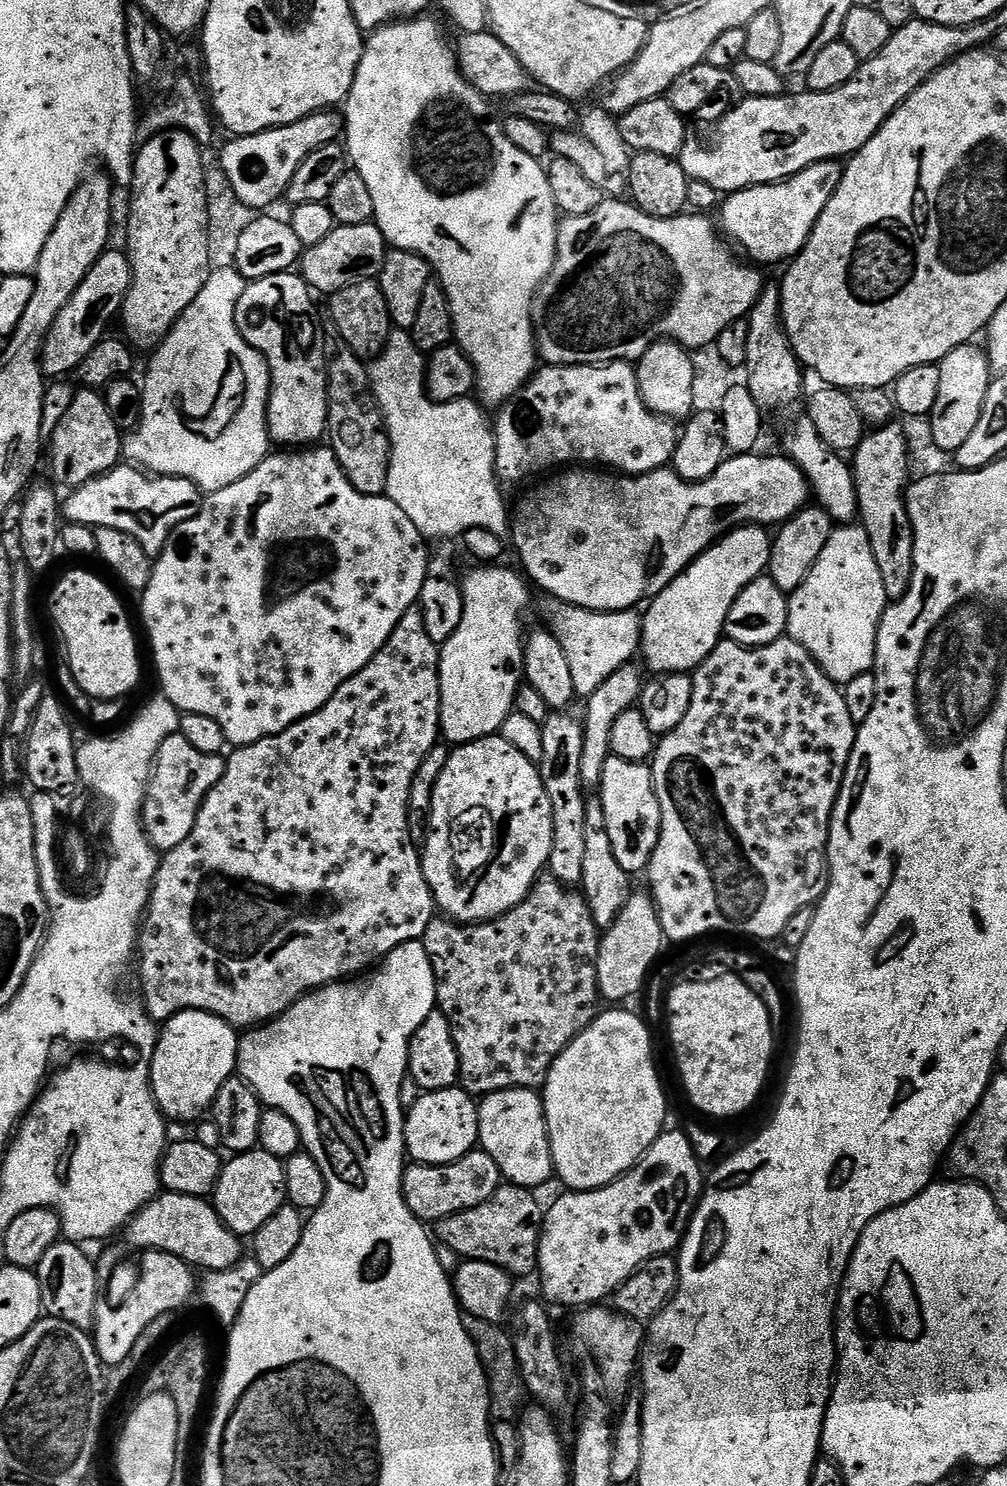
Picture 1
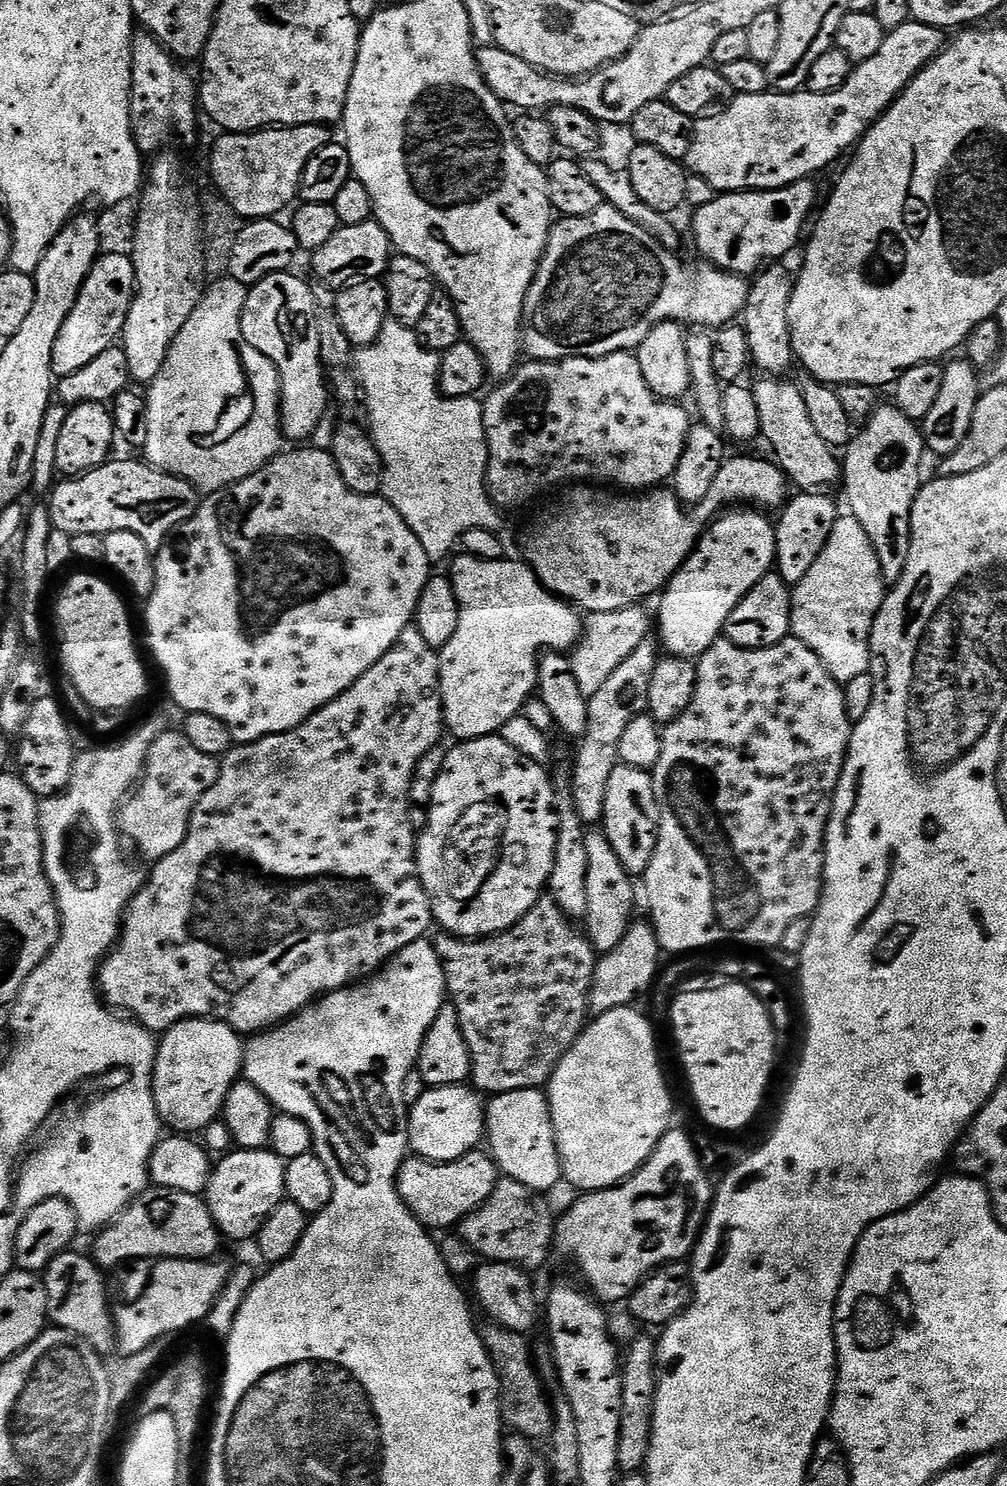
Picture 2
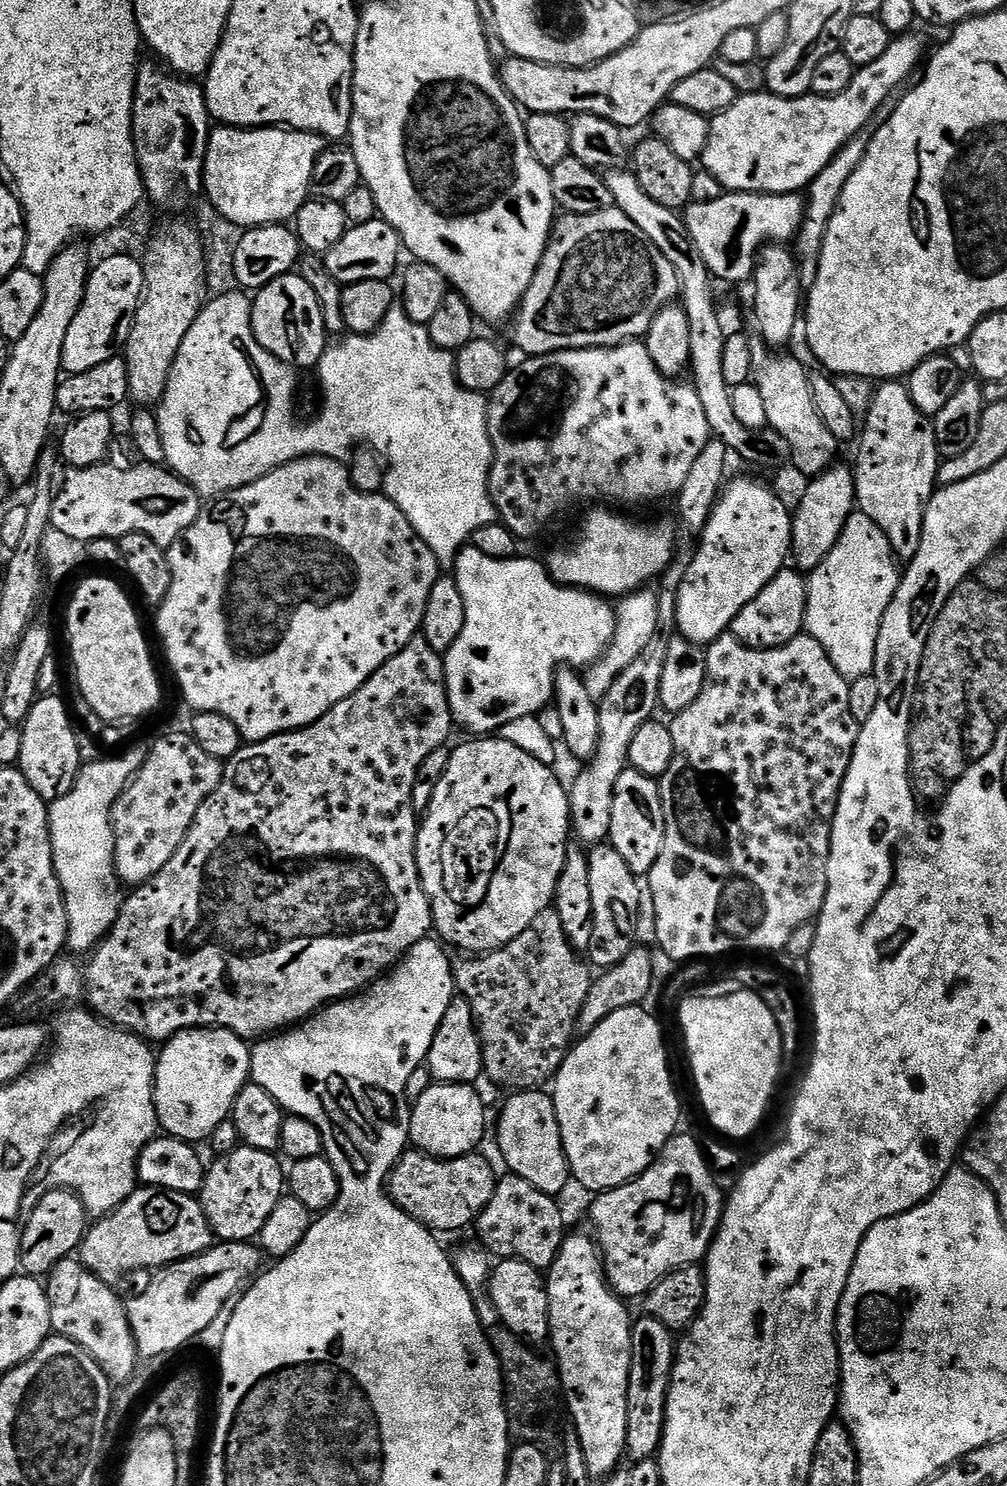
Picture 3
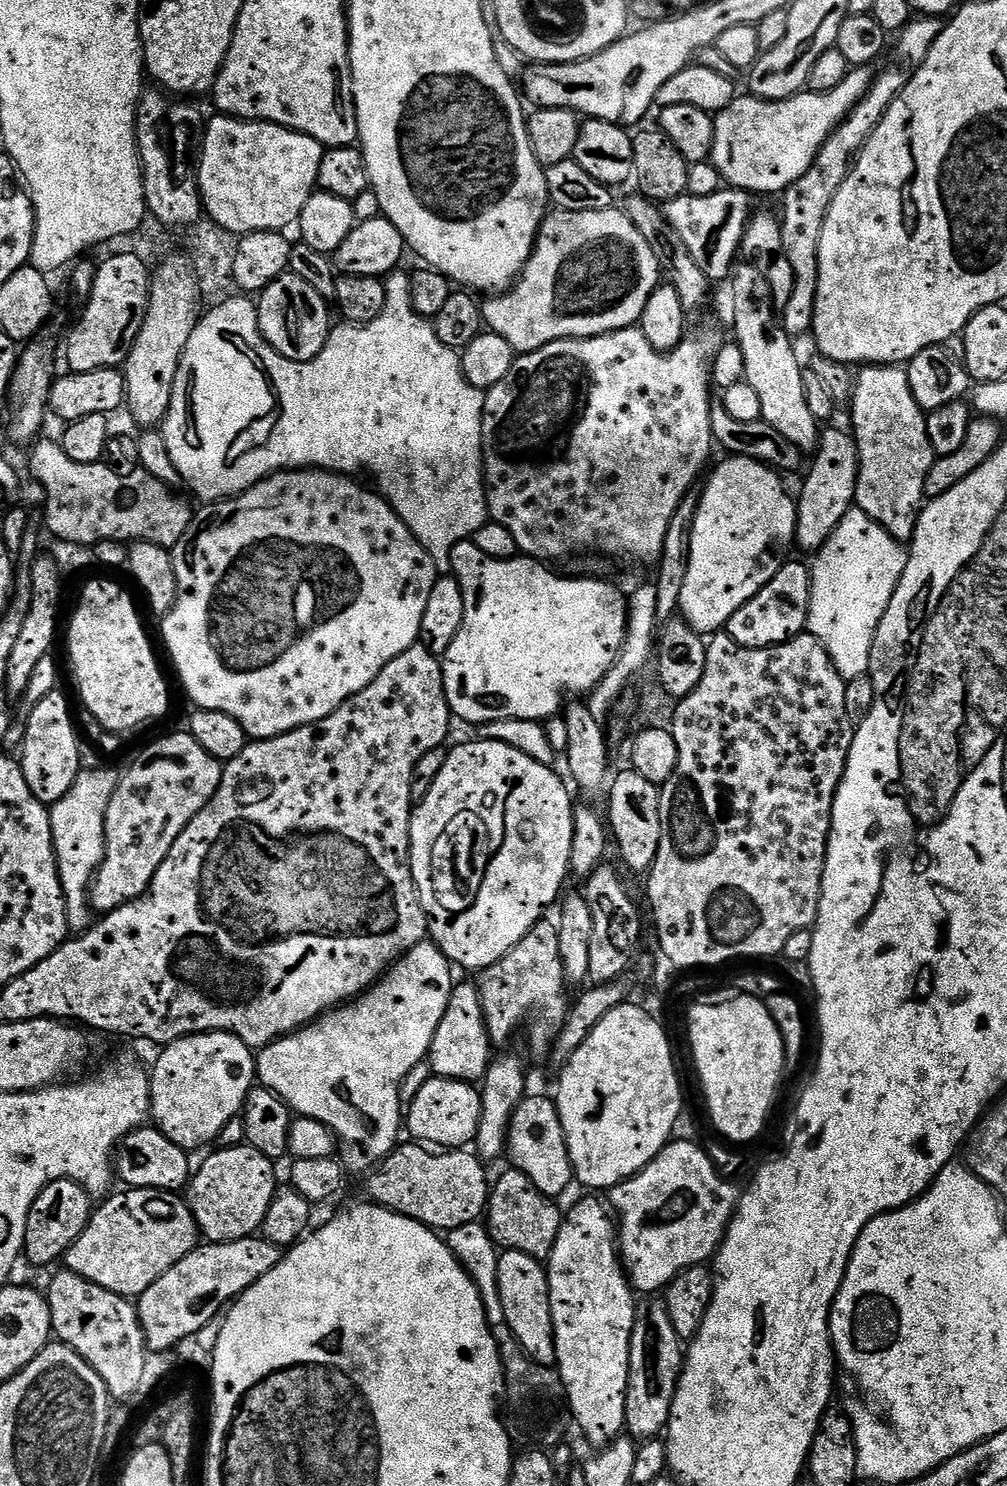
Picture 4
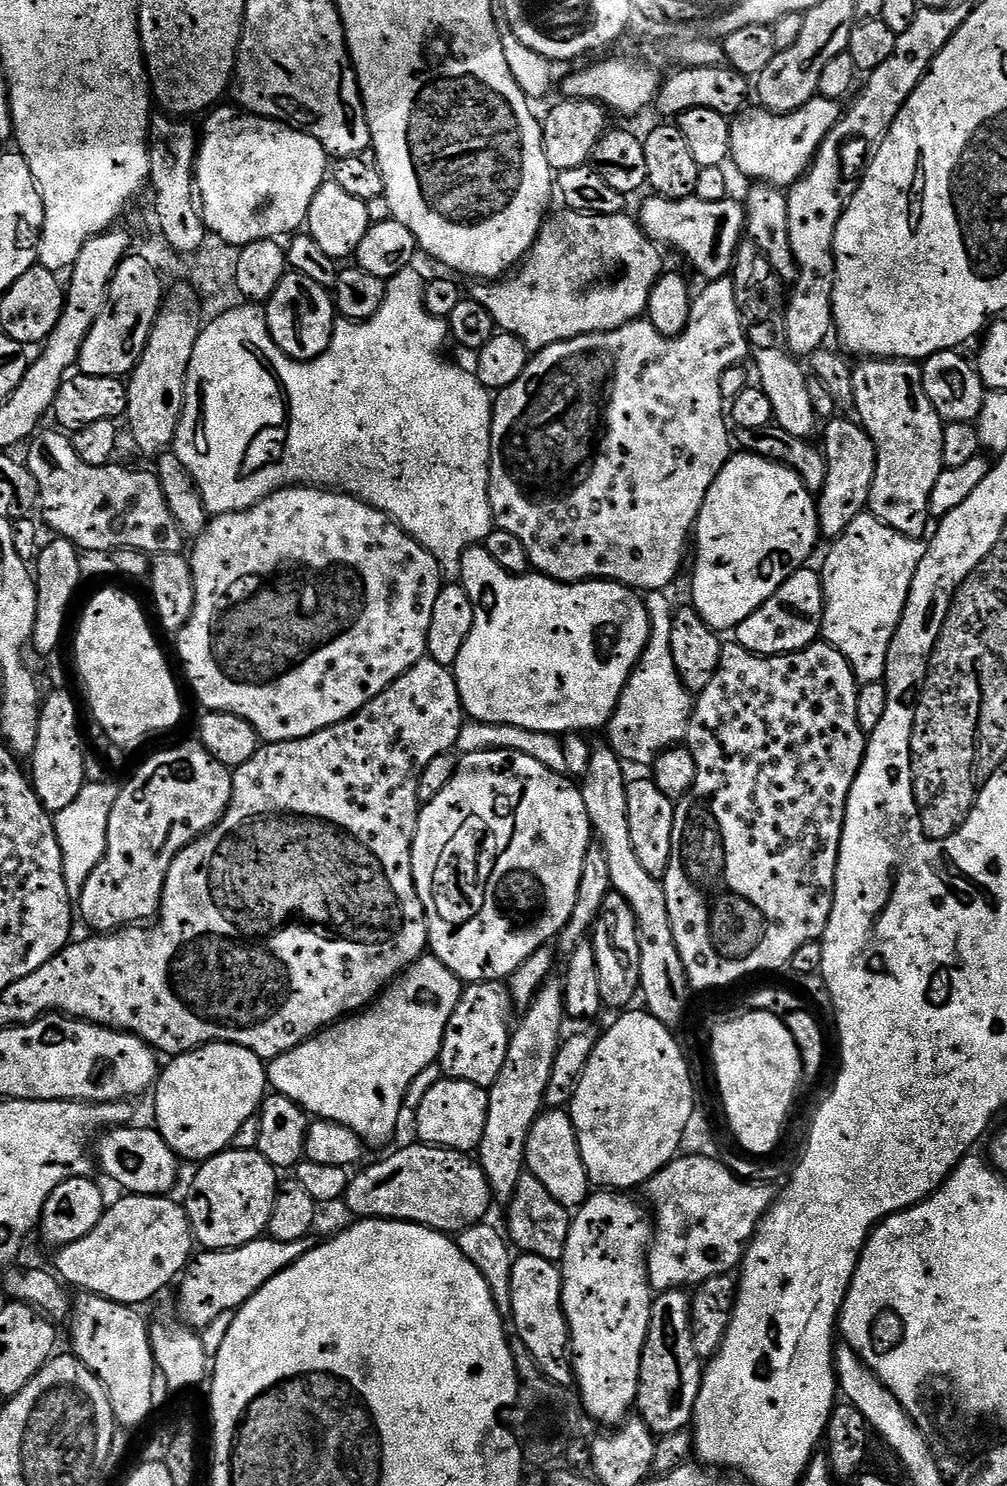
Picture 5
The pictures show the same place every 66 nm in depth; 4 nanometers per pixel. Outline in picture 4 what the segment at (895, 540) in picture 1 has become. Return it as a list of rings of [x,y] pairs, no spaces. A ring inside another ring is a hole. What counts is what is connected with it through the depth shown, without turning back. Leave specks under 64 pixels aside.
[[[868,366],[861,372],[855,377],[855,392],[850,401],[850,428],[856,438],[856,448],[860,451],[860,474],[859,482],[856,483],[855,507],[874,518],[874,522],[883,526],[896,540],[908,542],[916,532],[920,509],[926,503],[926,478],[938,459],[930,442],[928,416],[916,400],[914,390],[910,388],[910,378],[903,367]]]

